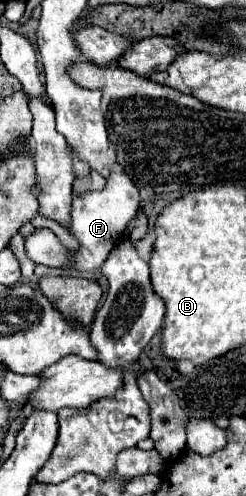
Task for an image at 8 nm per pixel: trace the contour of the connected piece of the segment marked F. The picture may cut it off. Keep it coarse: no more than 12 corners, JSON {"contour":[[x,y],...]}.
{"contour":[[111,171],[103,189],[73,193],[69,249],[37,227],[25,251],[37,265],[97,271],[127,237],[139,189]]}

